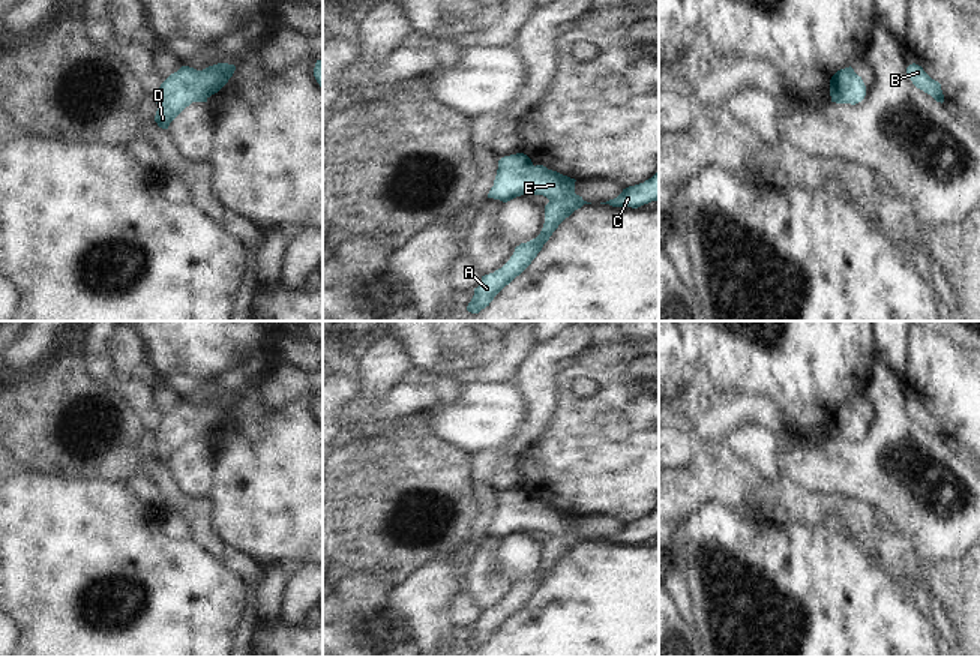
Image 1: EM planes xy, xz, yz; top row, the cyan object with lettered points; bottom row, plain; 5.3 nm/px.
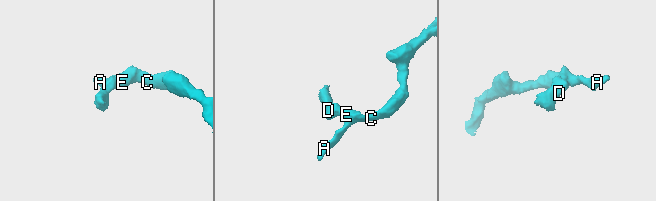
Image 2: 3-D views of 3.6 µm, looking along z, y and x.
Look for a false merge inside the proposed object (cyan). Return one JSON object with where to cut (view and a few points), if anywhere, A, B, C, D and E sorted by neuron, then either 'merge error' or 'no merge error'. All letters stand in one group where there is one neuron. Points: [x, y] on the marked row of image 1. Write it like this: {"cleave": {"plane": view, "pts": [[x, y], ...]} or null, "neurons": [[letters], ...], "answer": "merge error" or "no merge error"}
{"cleave": null, "neurons": [["A", "B", "C", "D", "E"]], "answer": "no merge error"}

